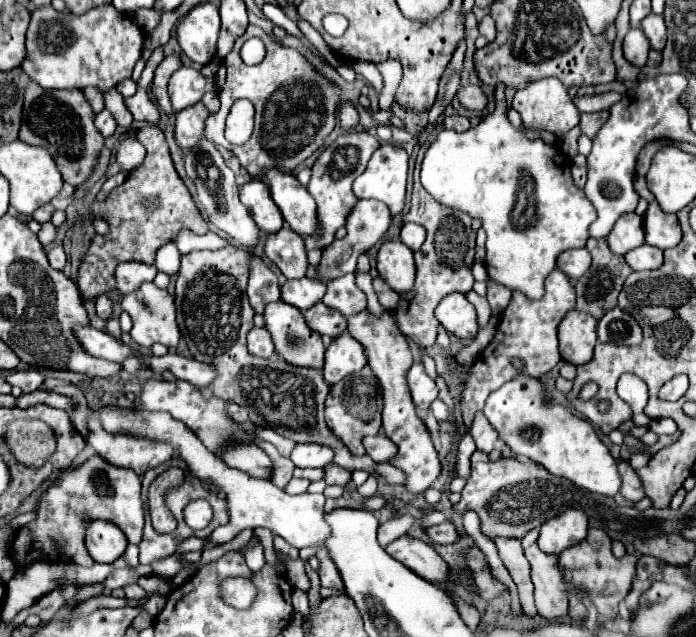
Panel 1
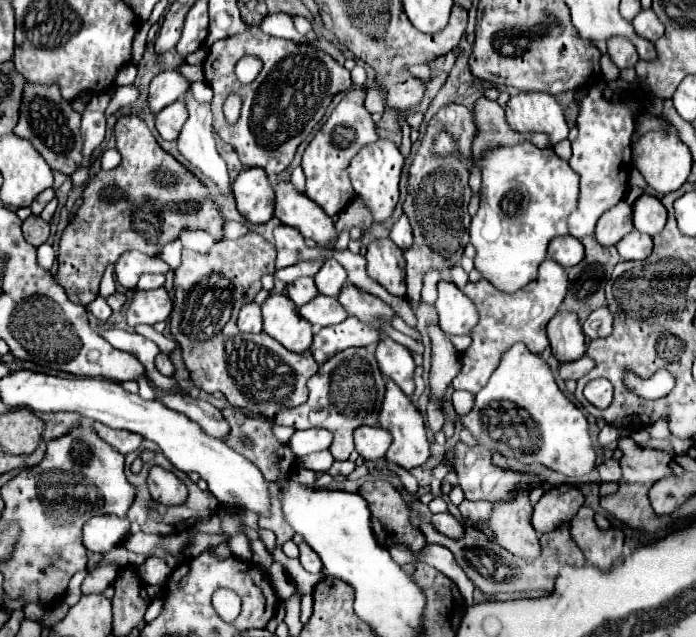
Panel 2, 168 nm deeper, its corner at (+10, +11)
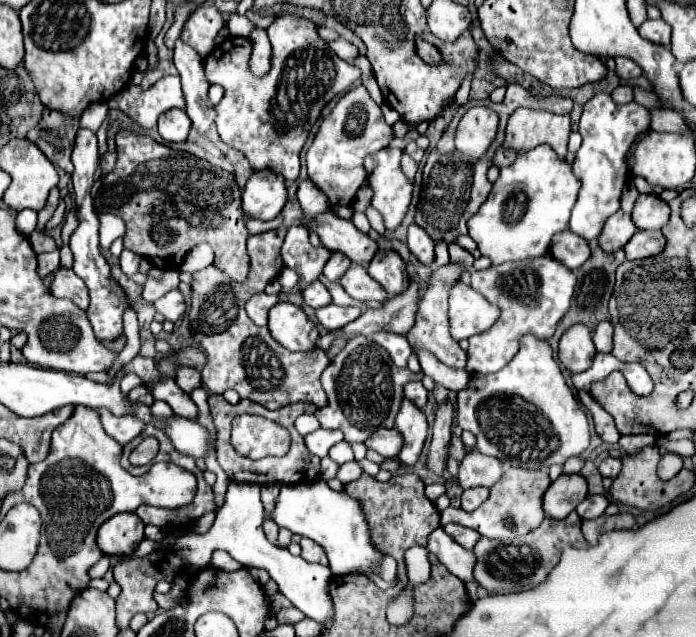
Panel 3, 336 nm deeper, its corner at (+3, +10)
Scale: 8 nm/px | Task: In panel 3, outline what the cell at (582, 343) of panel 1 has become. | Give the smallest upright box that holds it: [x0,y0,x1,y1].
[559,323,597,373]

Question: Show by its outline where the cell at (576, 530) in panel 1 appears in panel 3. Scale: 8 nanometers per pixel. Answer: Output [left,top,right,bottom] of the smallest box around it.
[543,475,589,519]

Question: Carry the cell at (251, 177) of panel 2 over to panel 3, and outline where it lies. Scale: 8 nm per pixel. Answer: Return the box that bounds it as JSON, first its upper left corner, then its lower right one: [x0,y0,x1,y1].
[243,169,287,221]

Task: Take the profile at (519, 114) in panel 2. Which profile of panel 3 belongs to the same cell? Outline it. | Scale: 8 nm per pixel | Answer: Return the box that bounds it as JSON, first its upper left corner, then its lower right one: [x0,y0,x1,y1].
[505,107,571,157]

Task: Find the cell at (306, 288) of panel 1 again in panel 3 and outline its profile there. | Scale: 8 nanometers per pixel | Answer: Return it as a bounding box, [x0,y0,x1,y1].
[303,281,331,309]

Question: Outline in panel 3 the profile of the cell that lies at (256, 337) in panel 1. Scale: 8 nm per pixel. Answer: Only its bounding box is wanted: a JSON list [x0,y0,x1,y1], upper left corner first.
[245,293,279,327]

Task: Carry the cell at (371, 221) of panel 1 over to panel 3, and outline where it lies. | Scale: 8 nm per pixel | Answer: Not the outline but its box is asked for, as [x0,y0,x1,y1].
[277,267,299,289]

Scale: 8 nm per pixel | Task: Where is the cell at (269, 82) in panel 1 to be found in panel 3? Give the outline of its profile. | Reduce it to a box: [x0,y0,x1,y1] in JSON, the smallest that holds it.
[205,15,361,181]

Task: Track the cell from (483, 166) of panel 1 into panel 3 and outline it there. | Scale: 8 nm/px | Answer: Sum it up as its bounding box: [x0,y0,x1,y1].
[469,145,581,265]

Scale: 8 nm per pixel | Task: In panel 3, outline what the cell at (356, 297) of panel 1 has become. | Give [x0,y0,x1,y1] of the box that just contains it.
[323,253,351,281]

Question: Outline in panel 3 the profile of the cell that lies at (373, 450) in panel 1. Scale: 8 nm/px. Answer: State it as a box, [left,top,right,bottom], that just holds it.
[365,429,403,459]

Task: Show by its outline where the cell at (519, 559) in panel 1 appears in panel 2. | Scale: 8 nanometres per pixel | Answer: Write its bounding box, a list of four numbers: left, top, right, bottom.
[458,500,492,524]

